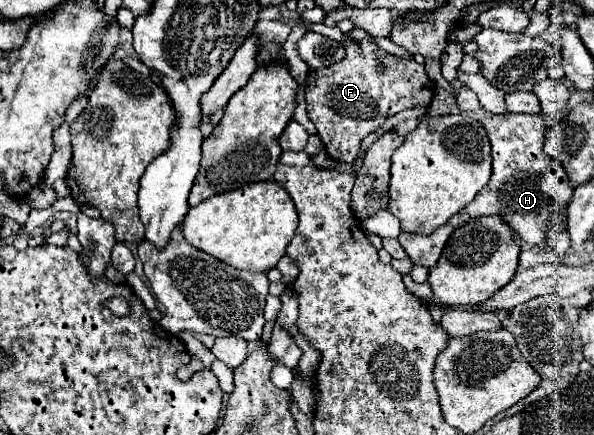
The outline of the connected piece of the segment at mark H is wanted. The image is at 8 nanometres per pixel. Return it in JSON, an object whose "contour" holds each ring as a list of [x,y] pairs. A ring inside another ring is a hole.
{"contour":[[[488,113],[482,121],[488,139],[492,143],[492,175],[488,185],[474,197],[472,203],[468,203],[460,213],[456,213],[450,221],[446,221],[442,227],[436,229],[436,233],[430,235],[416,235],[402,231],[398,235],[398,241],[402,249],[408,253],[414,265],[434,267],[442,247],[446,245],[448,237],[470,219],[478,217],[500,217],[504,223],[510,225],[516,239],[526,245],[542,245],[548,239],[550,233],[550,219],[566,211],[568,201],[574,193],[570,187],[568,175],[564,169],[560,169],[560,161],[552,161],[542,145],[546,137],[546,125],[542,121],[542,115],[520,115],[520,113]]]}

